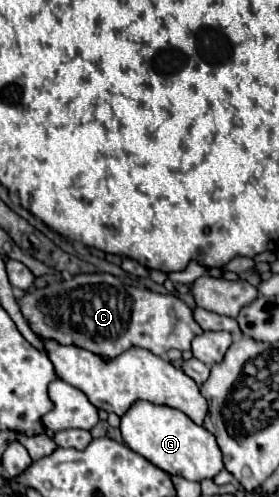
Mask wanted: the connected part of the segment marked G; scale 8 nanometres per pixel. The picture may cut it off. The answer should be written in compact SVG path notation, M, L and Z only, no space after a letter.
M137 401L121 417L121 435L129 449L143 455L147 461L167 471L169 475L179 475L191 481L203 481L213 479L225 467L215 435L209 433L205 427L193 423L185 413L173 407Z

